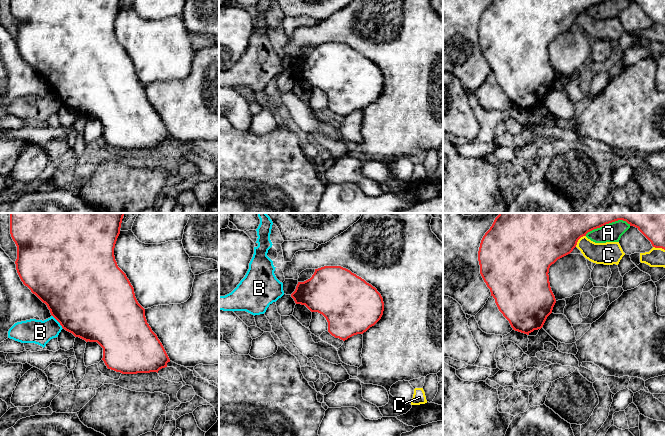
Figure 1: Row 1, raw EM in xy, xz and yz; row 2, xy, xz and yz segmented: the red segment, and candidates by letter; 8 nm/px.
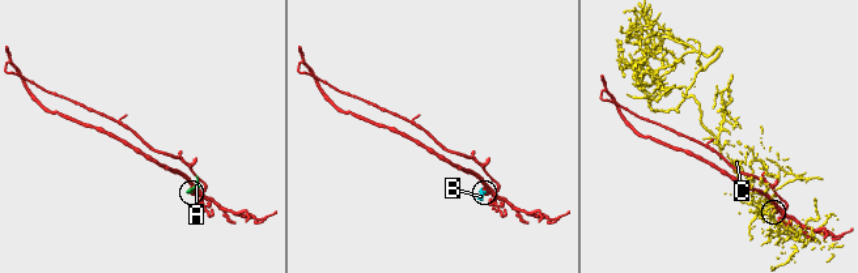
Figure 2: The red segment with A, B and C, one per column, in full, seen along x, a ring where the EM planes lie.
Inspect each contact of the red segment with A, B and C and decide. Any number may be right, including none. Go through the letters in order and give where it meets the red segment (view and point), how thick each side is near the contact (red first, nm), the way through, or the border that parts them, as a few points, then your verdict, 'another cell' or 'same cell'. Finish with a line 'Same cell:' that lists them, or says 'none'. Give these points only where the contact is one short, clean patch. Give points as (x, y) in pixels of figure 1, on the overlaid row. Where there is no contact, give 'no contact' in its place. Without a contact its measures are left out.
A: contact yz (607, 223); calibres 340 and 160 nm; another cell
B: contact xy (58, 321); calibres 500 and 190 nm; border xy (52, 315), (63, 328); another cell
C: contact yz (578, 239); calibres 500 and 180 nm; another cell
Same cell: none

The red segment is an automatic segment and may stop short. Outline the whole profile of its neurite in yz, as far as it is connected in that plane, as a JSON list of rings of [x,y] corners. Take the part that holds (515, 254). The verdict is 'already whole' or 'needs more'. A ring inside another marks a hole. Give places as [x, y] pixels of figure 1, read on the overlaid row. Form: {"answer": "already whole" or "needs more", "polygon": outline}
{"answer": "already whole", "polygon": [[[499,213],[481,240],[478,261],[491,296],[513,330],[529,335],[543,327],[556,303],[549,282],[550,266],[570,254],[578,240],[588,232],[618,220],[636,227],[653,247],[665,250],[665,213]]]}

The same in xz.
{"answer": "already whole", "polygon": [[[341,266],[315,269],[310,279],[298,282],[291,297],[296,304],[322,314],[328,322],[328,332],[343,341],[366,332],[384,311],[377,289]]]}

